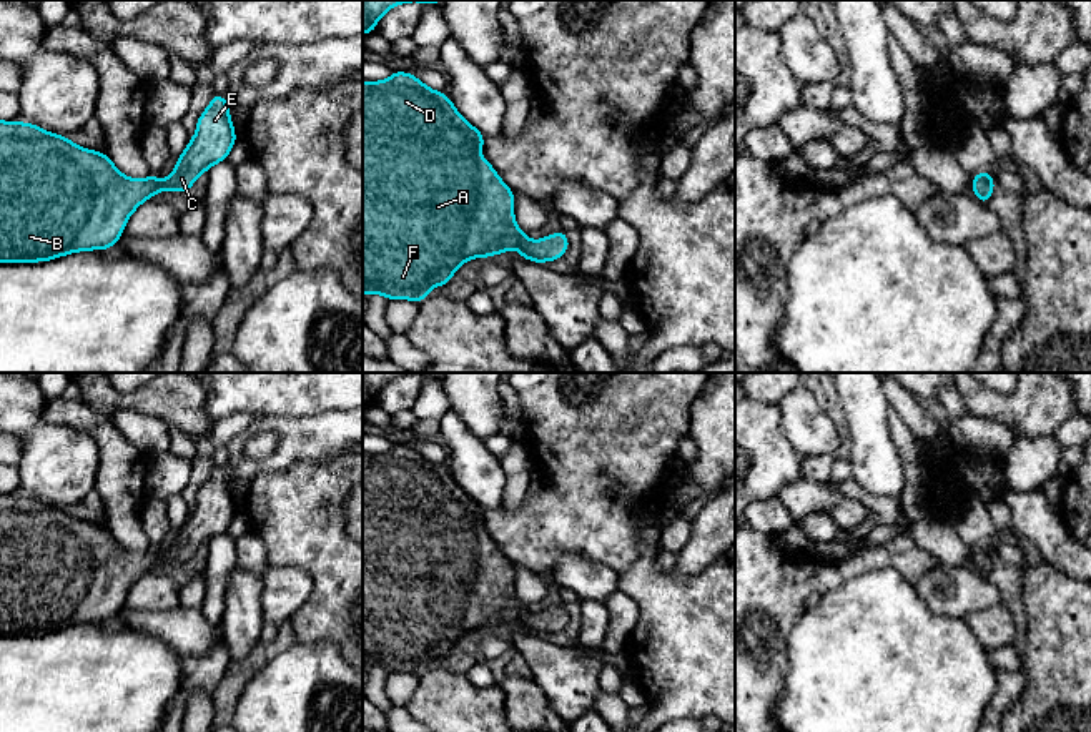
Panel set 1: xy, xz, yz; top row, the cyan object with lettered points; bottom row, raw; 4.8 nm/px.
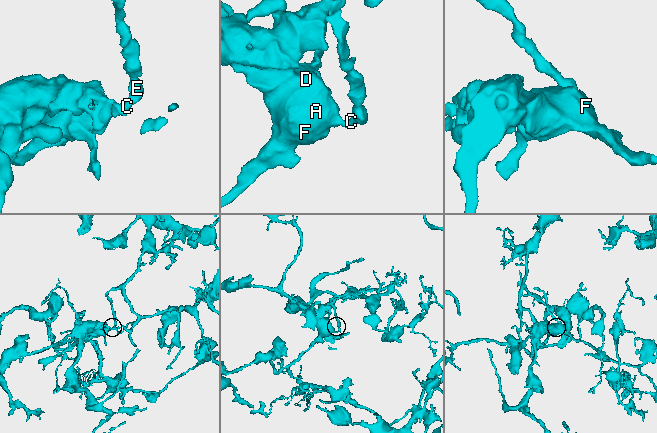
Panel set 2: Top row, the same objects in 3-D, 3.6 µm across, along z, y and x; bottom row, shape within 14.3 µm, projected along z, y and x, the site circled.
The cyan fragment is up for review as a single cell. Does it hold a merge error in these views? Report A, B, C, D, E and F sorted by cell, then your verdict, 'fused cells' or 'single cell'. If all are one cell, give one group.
groups A B C D E F; single cell

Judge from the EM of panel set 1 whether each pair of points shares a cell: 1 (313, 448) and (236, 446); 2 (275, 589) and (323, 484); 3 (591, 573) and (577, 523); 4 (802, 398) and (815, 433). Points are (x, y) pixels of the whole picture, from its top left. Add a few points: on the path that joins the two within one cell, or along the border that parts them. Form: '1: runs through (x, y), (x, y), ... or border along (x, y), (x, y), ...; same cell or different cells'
1: runs through (293, 433), (283, 426), (255, 428); same cell
2: border along (270, 566), (303, 569), (313, 583), (308, 599); different cells
3: border along (619, 573), (577, 554), (561, 554), (551, 574); different cells
4: runs through (802, 406), (802, 420), (807, 425); same cell

